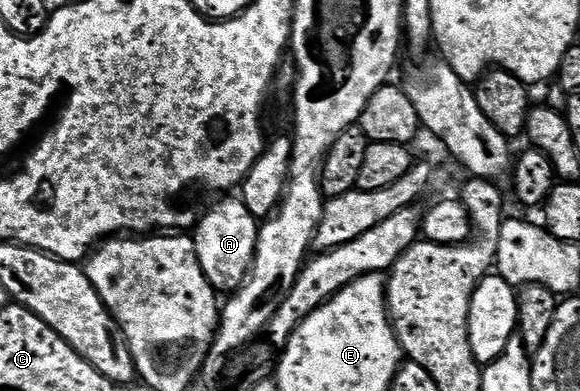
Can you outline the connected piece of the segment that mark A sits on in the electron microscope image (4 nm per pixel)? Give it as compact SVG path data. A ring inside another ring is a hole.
M228 195L217 200L220 202L209 213L207 210L194 226L198 263L206 279L212 284L212 288L217 291L239 289L240 284L246 280L249 271L252 270L252 262L258 257L256 247L260 238L258 218L250 215L250 211L239 196L232 196L236 195Z

